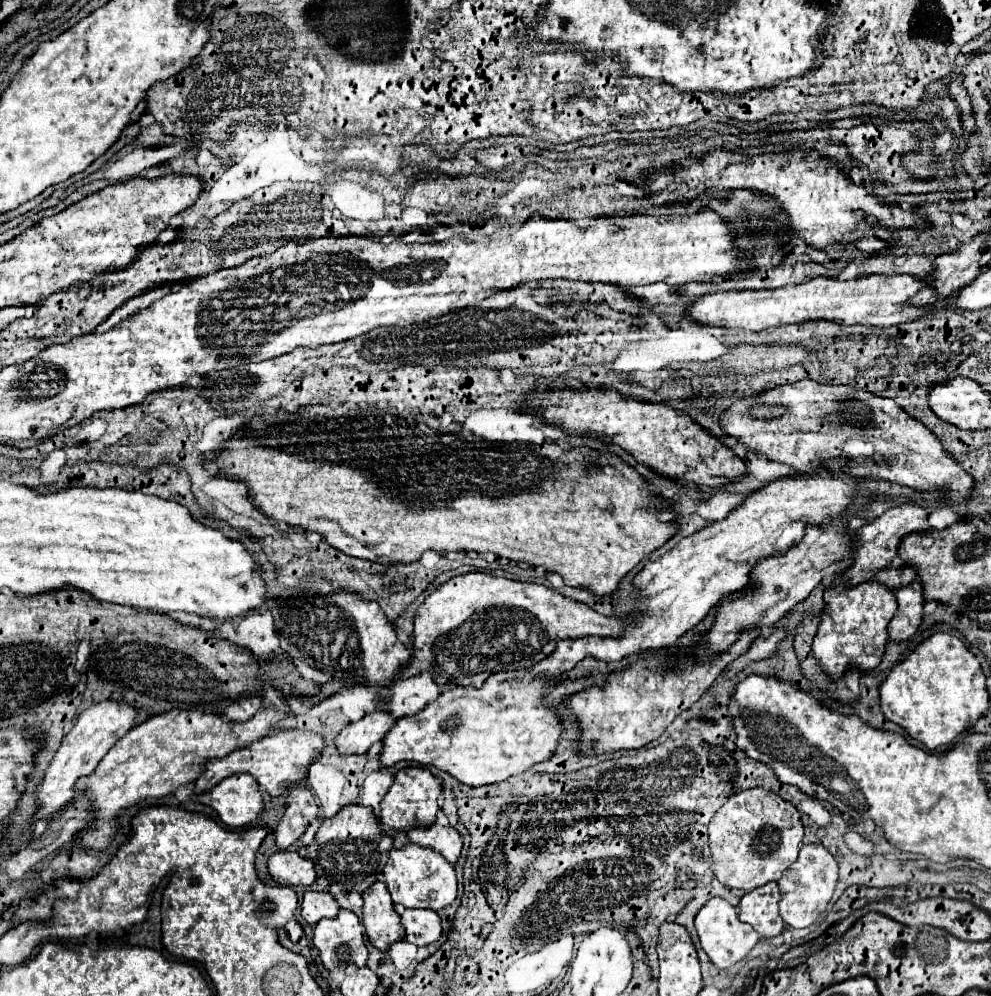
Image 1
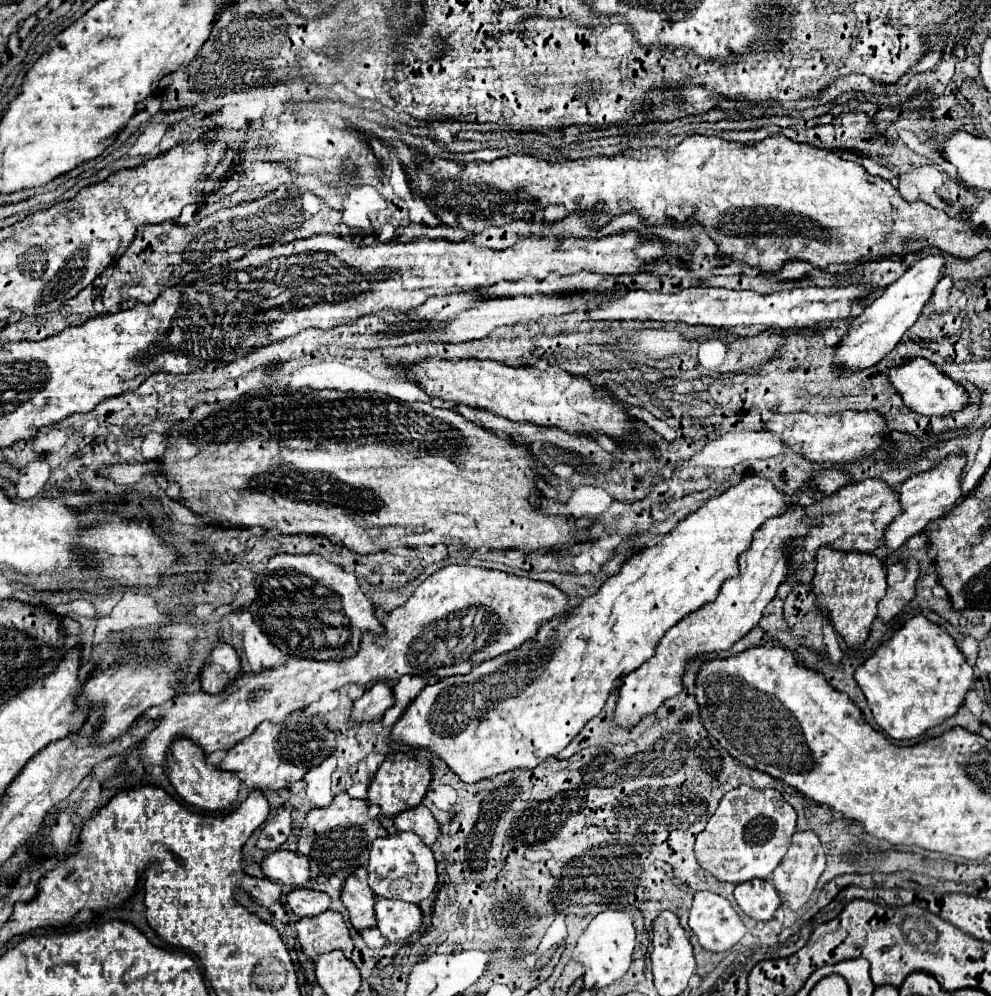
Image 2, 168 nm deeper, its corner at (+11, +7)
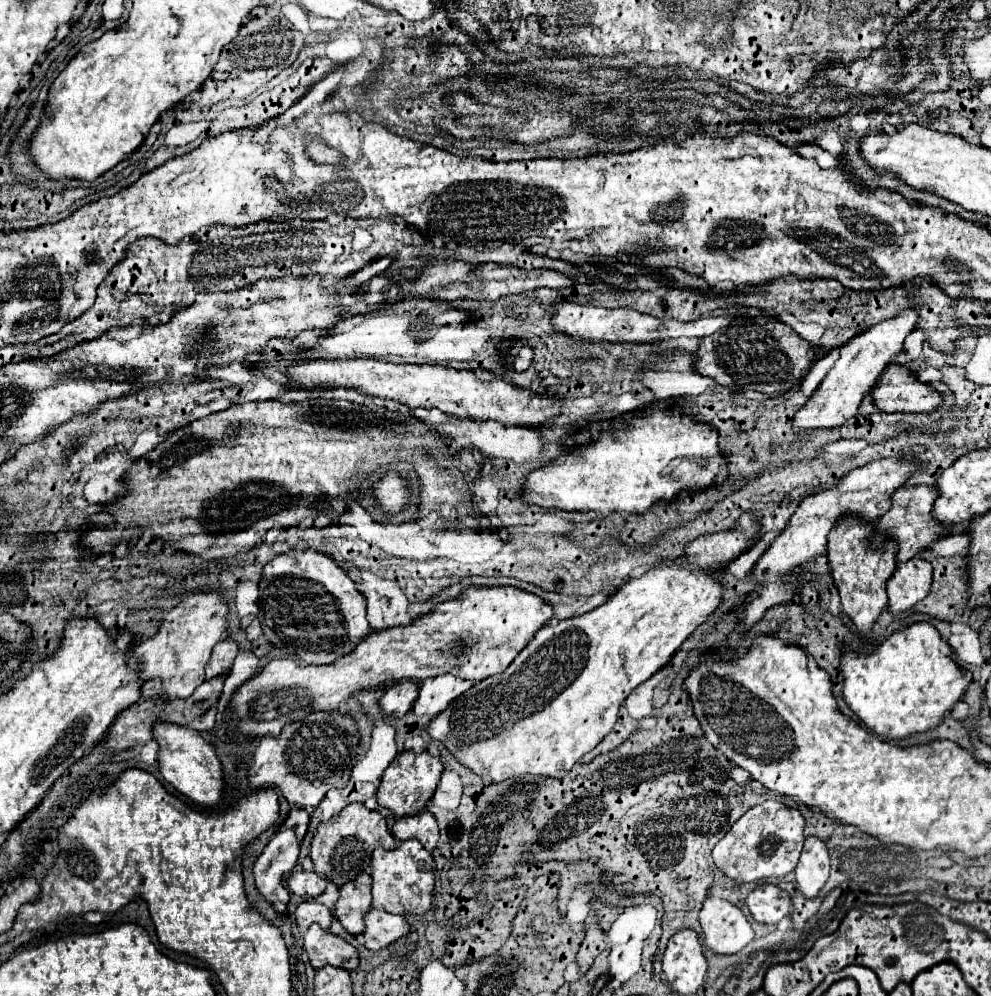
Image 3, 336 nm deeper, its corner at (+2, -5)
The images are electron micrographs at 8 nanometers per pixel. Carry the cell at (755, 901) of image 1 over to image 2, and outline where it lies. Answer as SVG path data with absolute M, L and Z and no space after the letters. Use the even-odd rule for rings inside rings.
M753 878L753 880L739 884L735 888L735 900L747 916L759 922L771 920L775 910L781 904L777 890L771 886L771 882L761 880L761 878Z

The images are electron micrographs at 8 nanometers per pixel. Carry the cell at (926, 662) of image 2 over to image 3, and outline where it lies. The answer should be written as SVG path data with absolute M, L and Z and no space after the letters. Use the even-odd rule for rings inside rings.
M916 622L908 626L906 630L890 634L872 654L856 654L848 646L842 646L842 676L844 676L844 688L842 696L850 710L876 734L886 738L906 738L916 732L926 732L934 726L938 726L944 716L952 710L956 702L960 702L962 694L966 692L972 674L960 668L952 656L946 652L952 652L952 648L942 640L940 632L928 624L928 622Z

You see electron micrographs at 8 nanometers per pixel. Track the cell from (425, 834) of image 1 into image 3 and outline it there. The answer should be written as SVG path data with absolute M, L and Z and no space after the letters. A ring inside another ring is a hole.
M422 810L414 816L402 816L396 820L396 824L392 826L392 834L398 840L408 840L408 838L416 838L422 842L422 846L426 850L434 850L436 842L438 842L438 824L432 812Z

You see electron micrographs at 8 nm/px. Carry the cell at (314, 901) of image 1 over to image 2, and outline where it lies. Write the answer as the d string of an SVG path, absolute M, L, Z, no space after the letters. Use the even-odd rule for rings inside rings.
M295 888L287 894L287 904L299 918L305 918L305 916L313 918L329 910L331 898L325 892L317 892L309 888Z

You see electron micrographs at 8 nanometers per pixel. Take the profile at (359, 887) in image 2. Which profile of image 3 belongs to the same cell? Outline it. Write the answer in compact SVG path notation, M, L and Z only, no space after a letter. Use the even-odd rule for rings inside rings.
M362 872L354 880L340 886L340 898L334 906L334 916L348 934L362 934L362 916L370 910L370 874Z

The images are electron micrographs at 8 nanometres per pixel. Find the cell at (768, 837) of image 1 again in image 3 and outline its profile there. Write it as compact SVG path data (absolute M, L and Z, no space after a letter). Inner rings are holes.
M762 802L750 808L732 830L716 844L712 858L716 866L736 882L760 882L790 874L800 858L804 844L804 816L782 802Z

